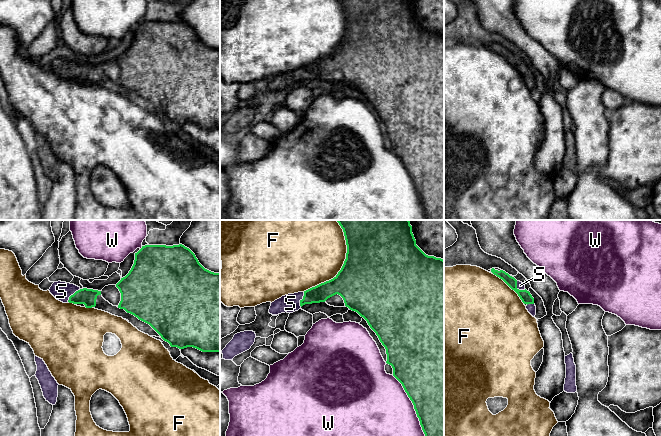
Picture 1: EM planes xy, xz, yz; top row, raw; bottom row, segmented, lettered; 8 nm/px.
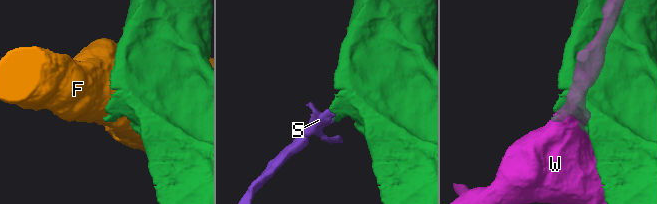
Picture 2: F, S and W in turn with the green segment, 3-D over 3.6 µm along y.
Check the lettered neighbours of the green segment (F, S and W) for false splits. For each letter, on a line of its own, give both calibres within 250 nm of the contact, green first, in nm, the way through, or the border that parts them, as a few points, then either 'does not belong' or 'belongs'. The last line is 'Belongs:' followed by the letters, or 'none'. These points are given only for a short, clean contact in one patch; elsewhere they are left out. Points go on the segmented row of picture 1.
F: calibres 500 and 500 nm; does not belong
S: calibres 130 and 150 nm; way xy (85, 296), (73, 294), (61, 291); belongs
W: calibres 500 and 440 nm; does not belong
Belongs: S

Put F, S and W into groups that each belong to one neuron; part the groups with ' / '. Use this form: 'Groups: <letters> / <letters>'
Groups: F / S / W

